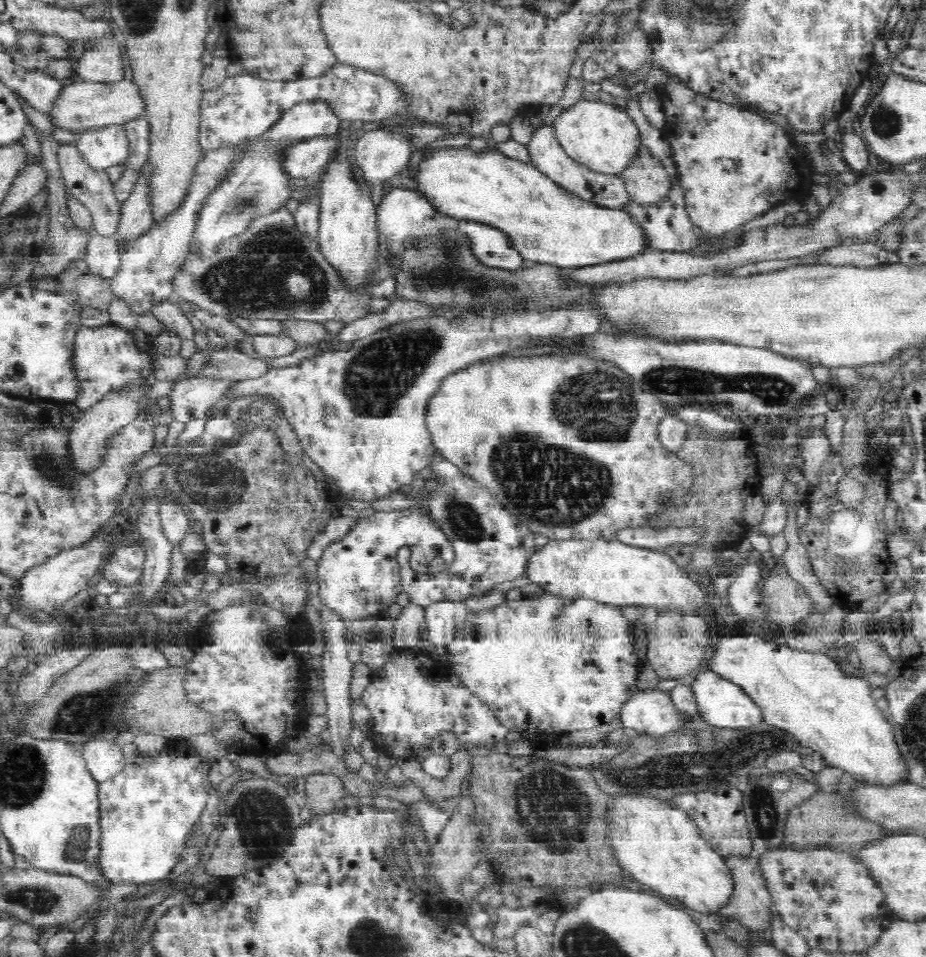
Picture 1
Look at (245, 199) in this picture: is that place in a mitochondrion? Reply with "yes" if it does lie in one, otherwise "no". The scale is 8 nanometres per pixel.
yes

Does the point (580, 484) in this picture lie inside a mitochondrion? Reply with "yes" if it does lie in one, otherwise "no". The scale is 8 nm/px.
yes

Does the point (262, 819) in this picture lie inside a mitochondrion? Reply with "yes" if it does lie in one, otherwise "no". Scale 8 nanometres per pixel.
yes

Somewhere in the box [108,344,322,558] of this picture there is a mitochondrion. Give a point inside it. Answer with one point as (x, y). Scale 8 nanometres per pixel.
(201, 477)

